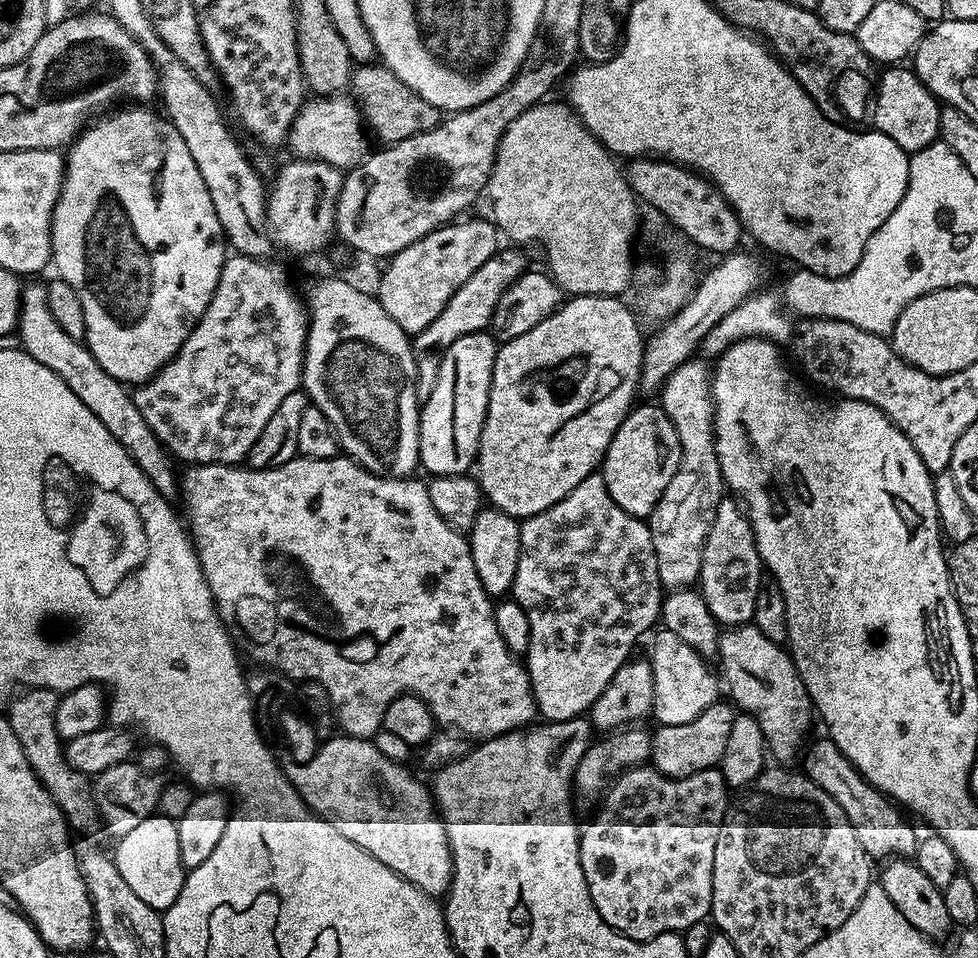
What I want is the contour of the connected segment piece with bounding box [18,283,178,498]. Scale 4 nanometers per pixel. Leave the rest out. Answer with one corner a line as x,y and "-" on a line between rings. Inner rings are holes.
43,283
23,285
20,293
18,335
20,348
28,352
30,358
42,362
42,366
54,370
54,374
58,374
58,378
62,378
62,382
66,382
66,386
70,386
70,390
74,390
74,394
82,398
84,405
90,409
90,414
94,414
94,418
98,418
102,426
106,426
106,430
114,434
126,454
134,458
142,474
150,478
154,490
158,490
158,494
165,498
172,498
172,495
175,497
178,492
178,472
172,469
173,457
154,434
154,430
146,426
146,418
142,418
138,406
134,406
131,391
119,380
106,374
102,366
98,366
87,344
70,338
70,334
66,334
66,330
58,326
54,314
50,314
50,302
46,302
46,287

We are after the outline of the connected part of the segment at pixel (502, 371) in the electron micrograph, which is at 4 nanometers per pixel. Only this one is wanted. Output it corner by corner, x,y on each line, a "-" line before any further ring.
572,296
565,299
556,311
551,312
546,318
542,318
542,322
538,322
538,326
534,326
534,330
526,330
526,334
518,334
518,338
505,340
497,347
492,381
490,382
490,394
488,395
488,409
480,435
480,451
476,453
474,465
475,471
480,471
478,479
483,499
491,507
517,518
527,518
544,512
550,506
562,502
562,498
566,498
566,494
570,494
570,490
574,490
574,486
578,486
578,482
593,475
603,465
604,455
608,452
608,447
618,426
634,407
632,399
638,396
640,366
644,353
645,337
640,336
640,324
636,321
637,313
631,307
628,309
622,301
623,299
614,296

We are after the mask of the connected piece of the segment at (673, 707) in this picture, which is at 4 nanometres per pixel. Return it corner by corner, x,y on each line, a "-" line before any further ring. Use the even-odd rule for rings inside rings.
666,630
658,632
651,637
653,640
650,659
654,676
651,715
656,716
657,725
678,726
682,722
698,718
698,714
706,711
711,704
717,703
719,696
716,695
722,692
722,684
717,673
708,669
709,661
690,646
686,646
686,642
678,638
678,634
670,634

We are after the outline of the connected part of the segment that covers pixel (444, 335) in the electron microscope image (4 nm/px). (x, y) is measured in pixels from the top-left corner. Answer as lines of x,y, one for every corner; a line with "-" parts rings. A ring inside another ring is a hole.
508,246
505,252
504,249
497,251
496,255
482,262
482,266
478,266
478,270
474,270
474,274
470,274
470,278
466,278
462,286
458,286
456,293
446,302
442,314
438,314
438,318
434,318
434,322
430,322
426,330
415,333
412,340
412,353
416,363
417,400
423,402
430,398
434,390
434,382
438,382
440,363
449,346
458,342
458,338
485,331
491,325
492,315
498,306
498,298
502,298
504,291
526,271
524,256
520,252
523,251

